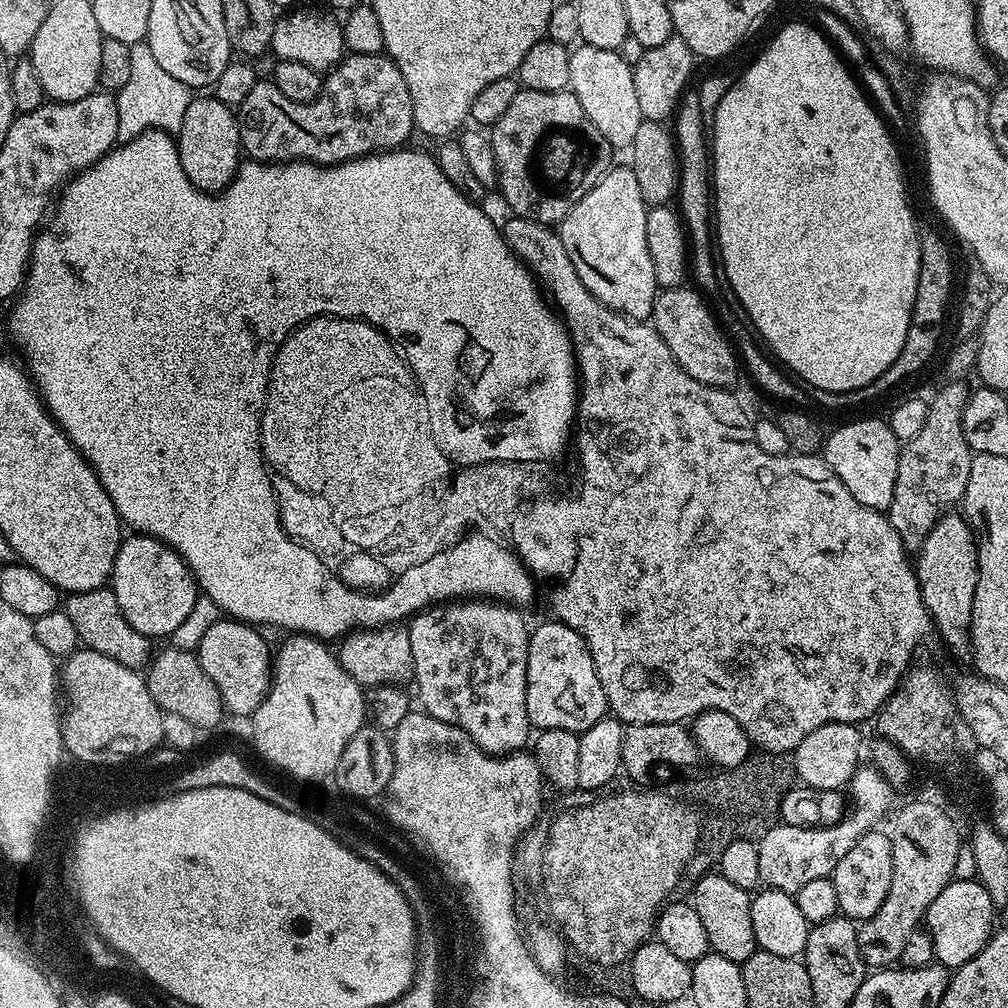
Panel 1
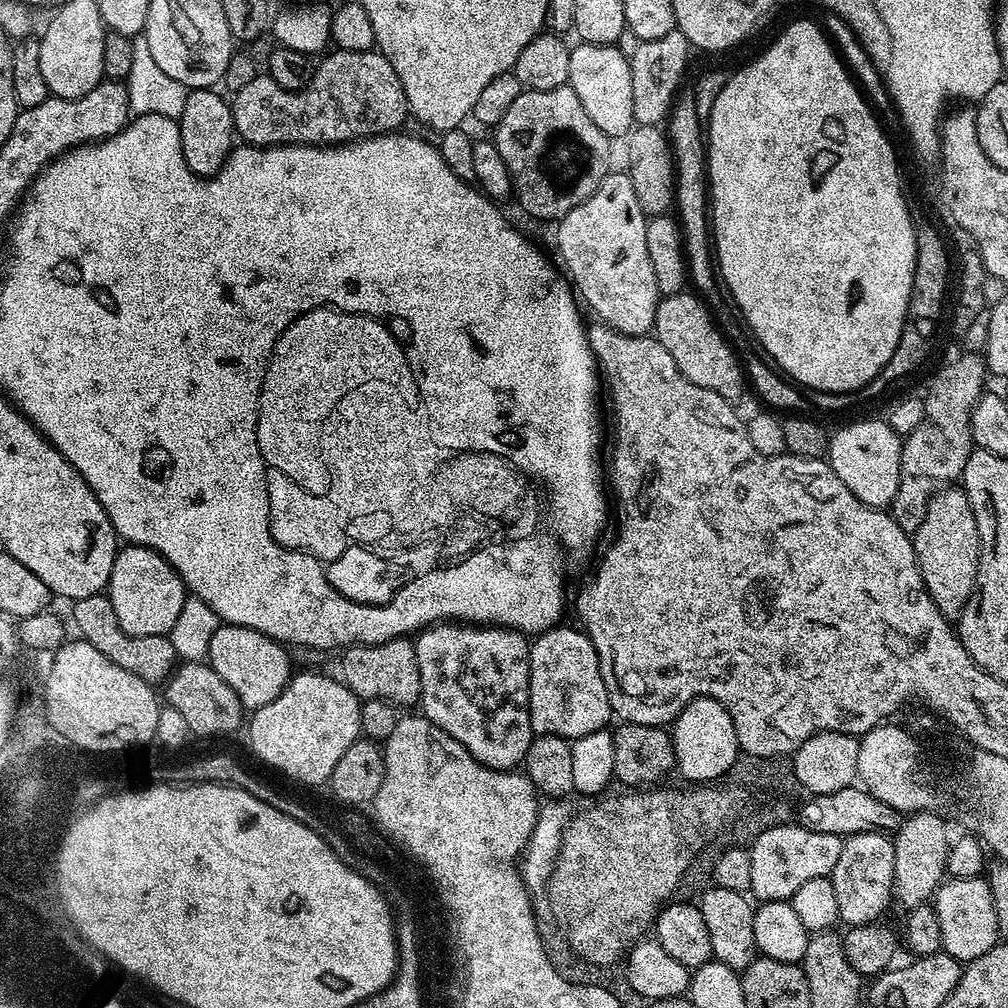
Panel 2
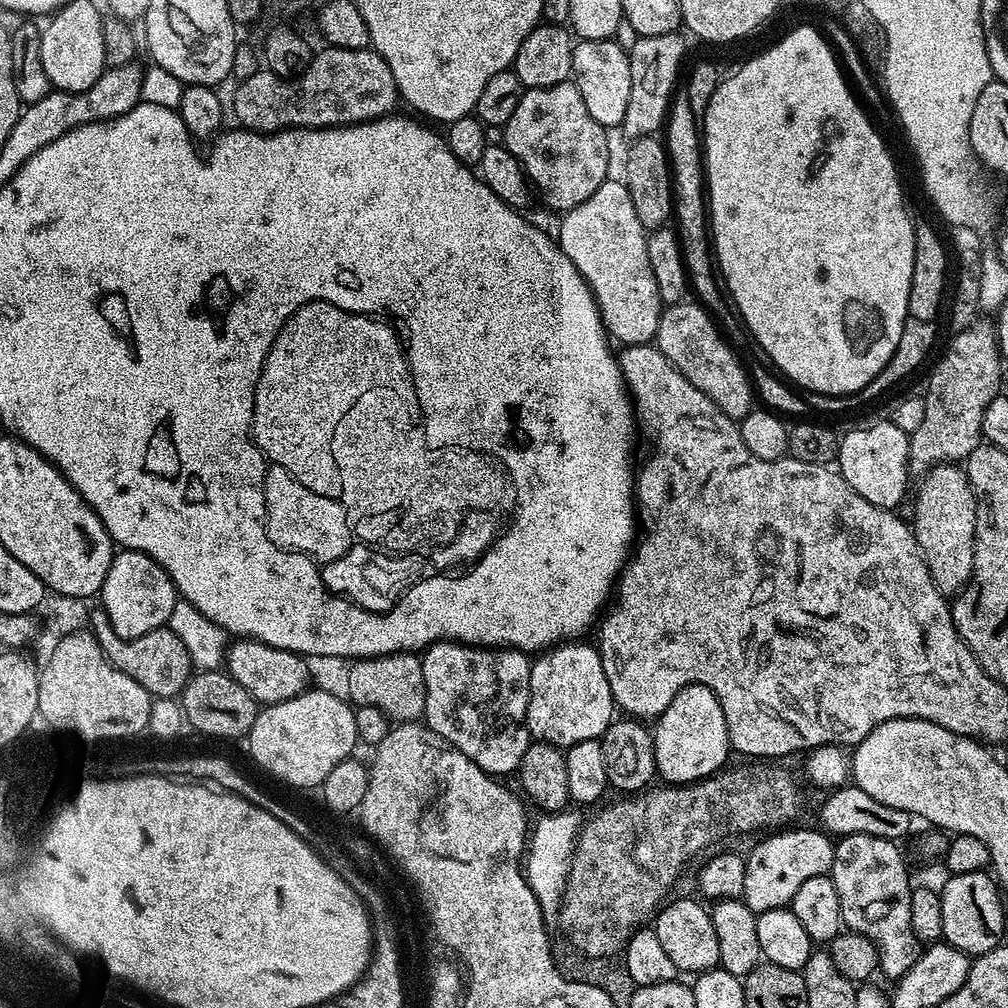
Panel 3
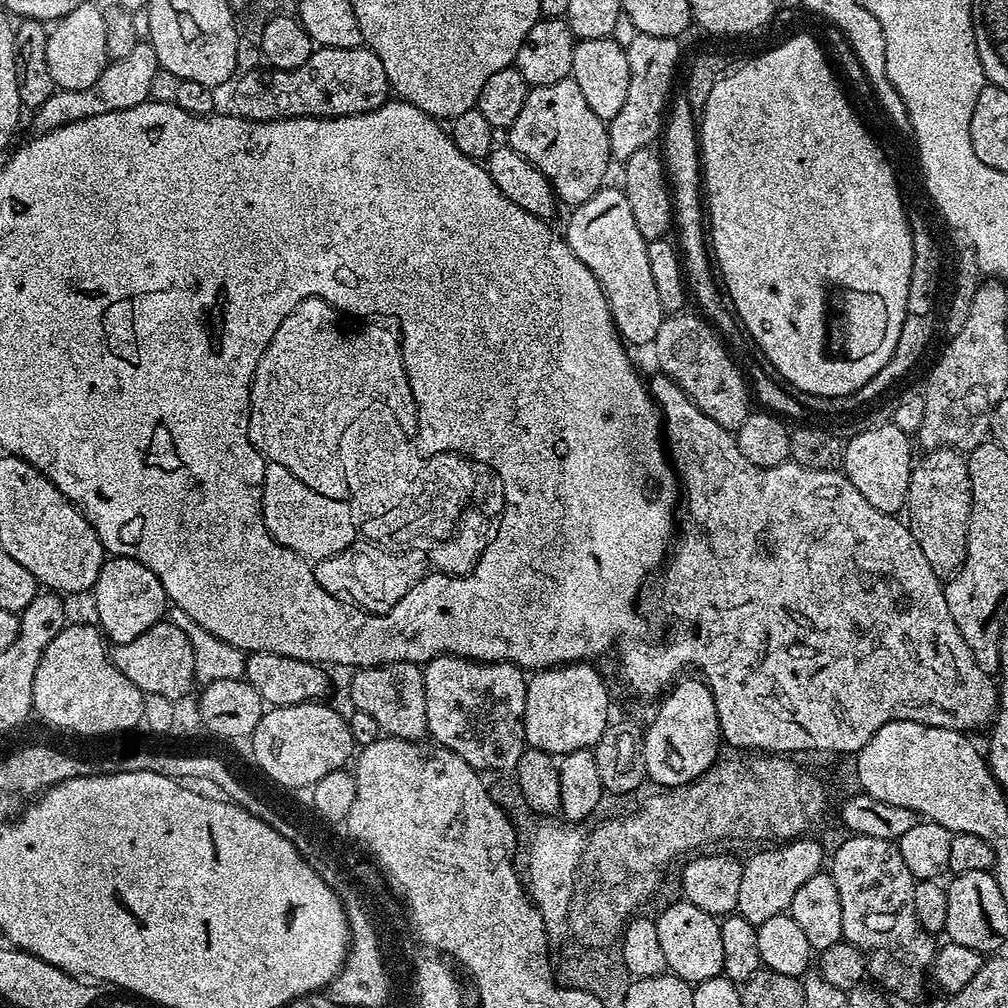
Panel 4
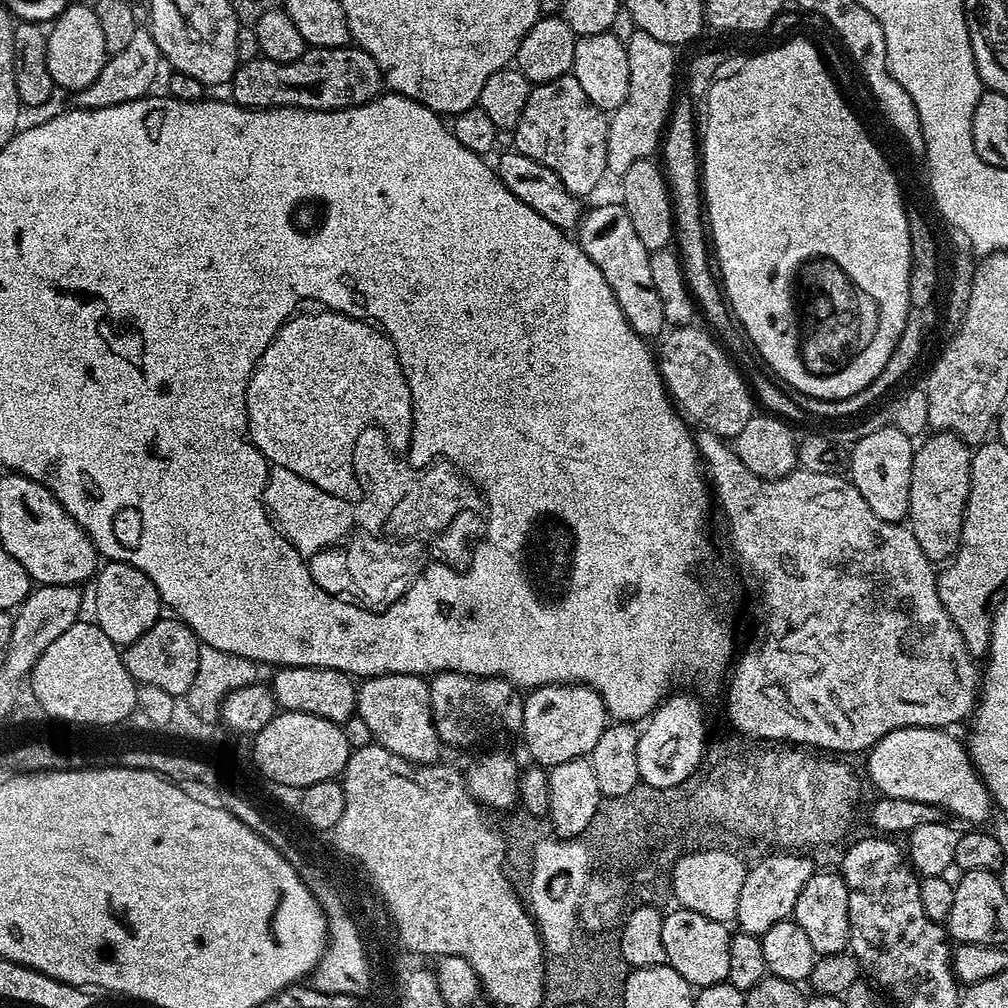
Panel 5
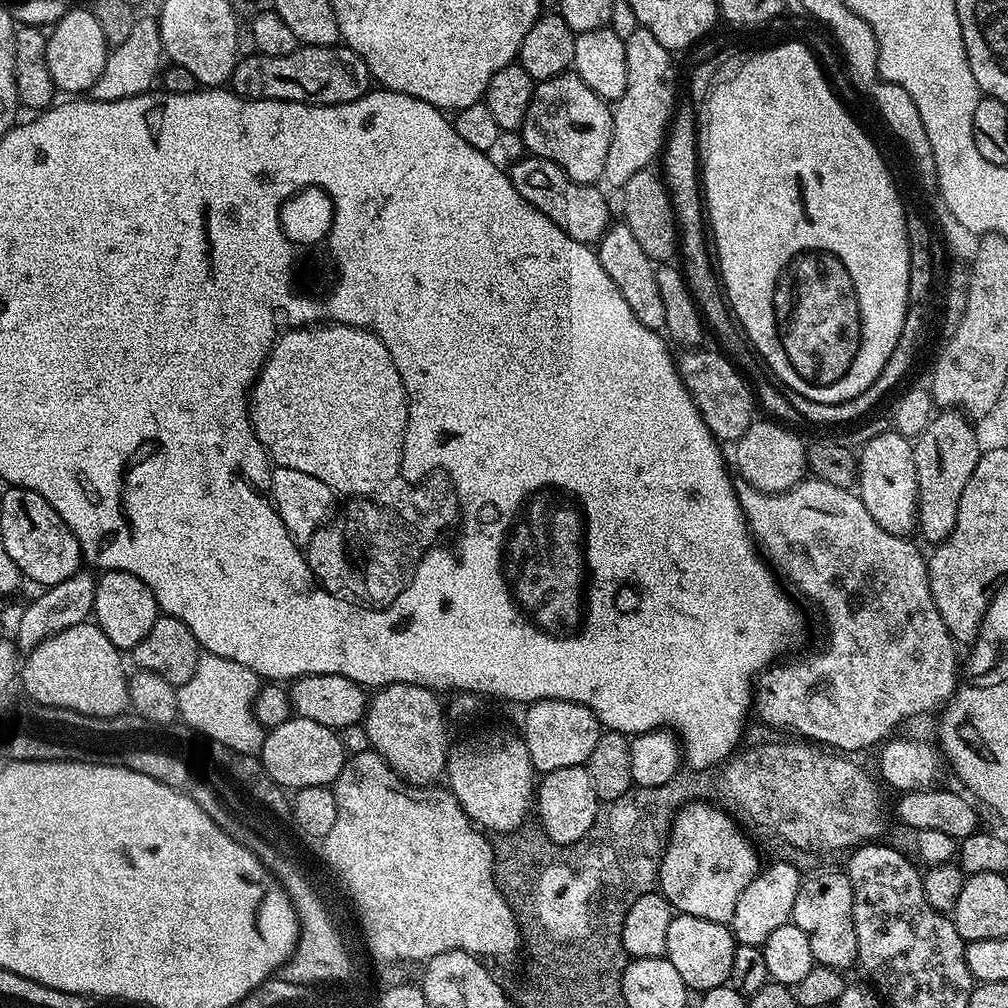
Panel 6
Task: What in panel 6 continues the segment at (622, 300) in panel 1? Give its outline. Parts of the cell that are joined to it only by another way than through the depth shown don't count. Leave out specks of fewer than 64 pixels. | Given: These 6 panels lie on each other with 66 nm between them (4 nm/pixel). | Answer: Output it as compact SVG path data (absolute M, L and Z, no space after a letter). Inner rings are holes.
M623 222L613 223L608 231L598 241L598 255L602 262L602 270L610 274L610 282L618 286L618 294L626 298L626 306L634 310L634 318L642 322L642 326L663 329L666 322L666 305L662 303L662 294L658 294L658 278L654 262L638 246L634 234L630 234L627 224Z

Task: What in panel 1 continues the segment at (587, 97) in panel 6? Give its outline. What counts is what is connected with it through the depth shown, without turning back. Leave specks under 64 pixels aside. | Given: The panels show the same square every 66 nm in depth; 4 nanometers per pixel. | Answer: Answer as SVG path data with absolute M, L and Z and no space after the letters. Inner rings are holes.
M521 90L510 102L510 107L498 122L491 125L492 156L496 159L496 179L498 192L504 195L512 216L521 216L539 224L559 225L560 221L574 210L574 206L613 167L614 149L606 138L586 118L582 102L570 90L563 92L543 92L542 90Z

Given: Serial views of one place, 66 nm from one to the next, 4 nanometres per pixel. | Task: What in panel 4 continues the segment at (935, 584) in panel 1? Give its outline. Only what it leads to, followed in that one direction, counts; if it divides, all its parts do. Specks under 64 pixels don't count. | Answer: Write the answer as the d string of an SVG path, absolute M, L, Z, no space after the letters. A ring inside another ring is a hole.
M934 448L923 453L924 460L912 465L912 481L908 487L906 523L914 534L914 542L922 546L930 570L941 578L951 578L964 565L968 523L972 513L972 487L968 461L955 448Z

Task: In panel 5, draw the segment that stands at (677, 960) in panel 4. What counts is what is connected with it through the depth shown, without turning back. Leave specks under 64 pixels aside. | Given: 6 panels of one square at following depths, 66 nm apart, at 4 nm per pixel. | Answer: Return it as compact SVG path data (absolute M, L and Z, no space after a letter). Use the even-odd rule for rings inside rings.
M679 906L663 917L662 946L665 947L666 962L693 989L699 990L706 986L725 983L730 974L730 942L733 933L729 925L714 922L714 918L706 918L703 914L694 914L694 910L686 910Z

